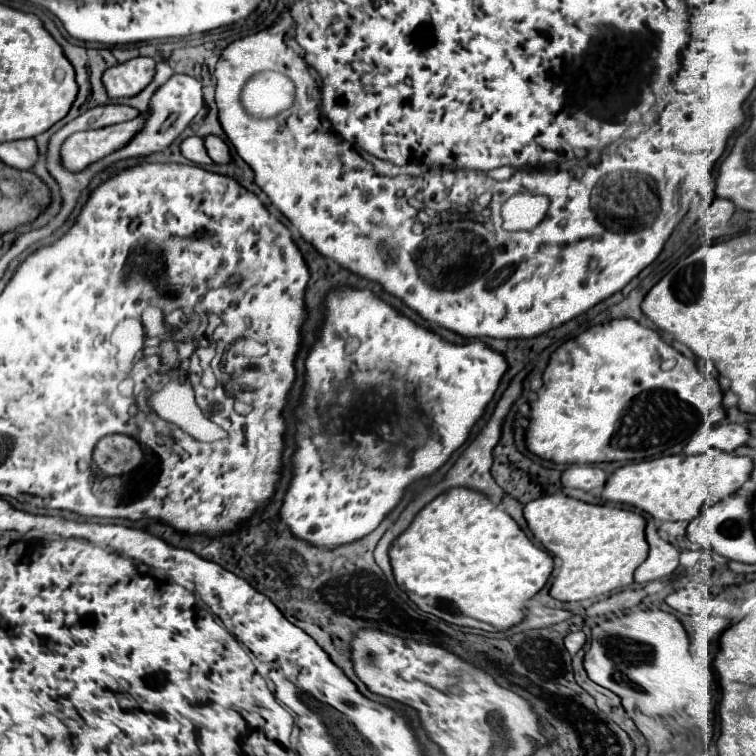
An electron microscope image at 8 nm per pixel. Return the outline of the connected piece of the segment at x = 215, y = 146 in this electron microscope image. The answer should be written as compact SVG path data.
M208 136L208 138L204 140L204 144L206 144L206 150L208 150L208 154L210 154L210 158L212 158L214 162L218 162L218 164L230 164L230 162L232 162L230 148L226 146L224 140L220 140L220 138L216 138L216 136Z

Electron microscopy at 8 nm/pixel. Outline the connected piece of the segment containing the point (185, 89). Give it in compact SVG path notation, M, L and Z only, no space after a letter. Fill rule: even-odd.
M174 74L164 86L160 86L156 90L152 104L150 104L152 116L150 116L150 122L146 122L146 130L142 130L142 134L138 134L138 138L134 138L134 142L130 142L130 146L114 152L110 158L104 158L102 162L96 162L94 166L90 166L90 172L98 174L98 172L106 170L108 166L112 166L112 162L128 160L128 158L144 158L144 156L166 150L184 132L184 126L188 126L194 120L194 114L198 110L202 110L202 106L204 106L204 98L202 98L200 82L186 74Z

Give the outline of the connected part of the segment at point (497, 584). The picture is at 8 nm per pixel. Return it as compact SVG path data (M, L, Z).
M454 488L424 506L410 528L392 544L390 560L398 588L424 612L460 628L504 632L526 618L526 602L538 594L554 570L546 550L536 548L520 526L480 492Z

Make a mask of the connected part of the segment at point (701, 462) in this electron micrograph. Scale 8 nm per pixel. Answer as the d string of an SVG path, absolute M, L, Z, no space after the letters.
M710 450L698 456L690 454L664 456L618 468L608 478L602 498L640 508L658 522L676 522L676 520L692 522L706 502L714 504L740 490L742 484L750 478L752 468L754 468L752 458L734 456L720 450Z

